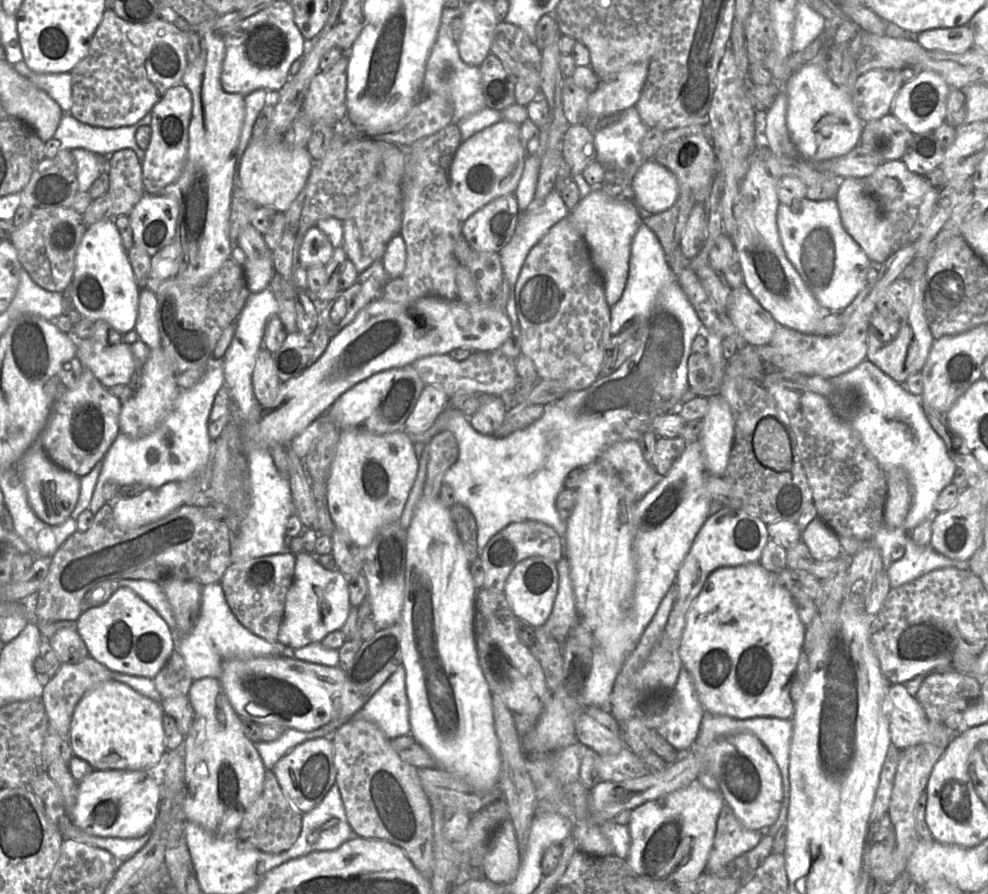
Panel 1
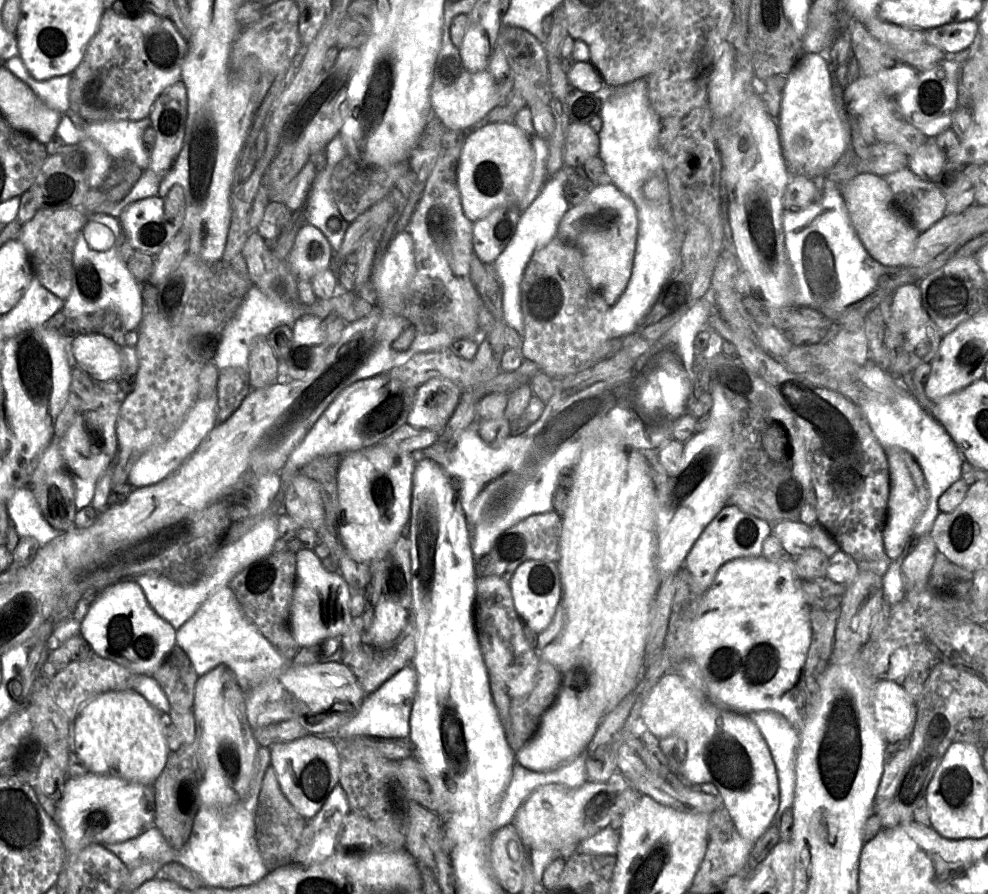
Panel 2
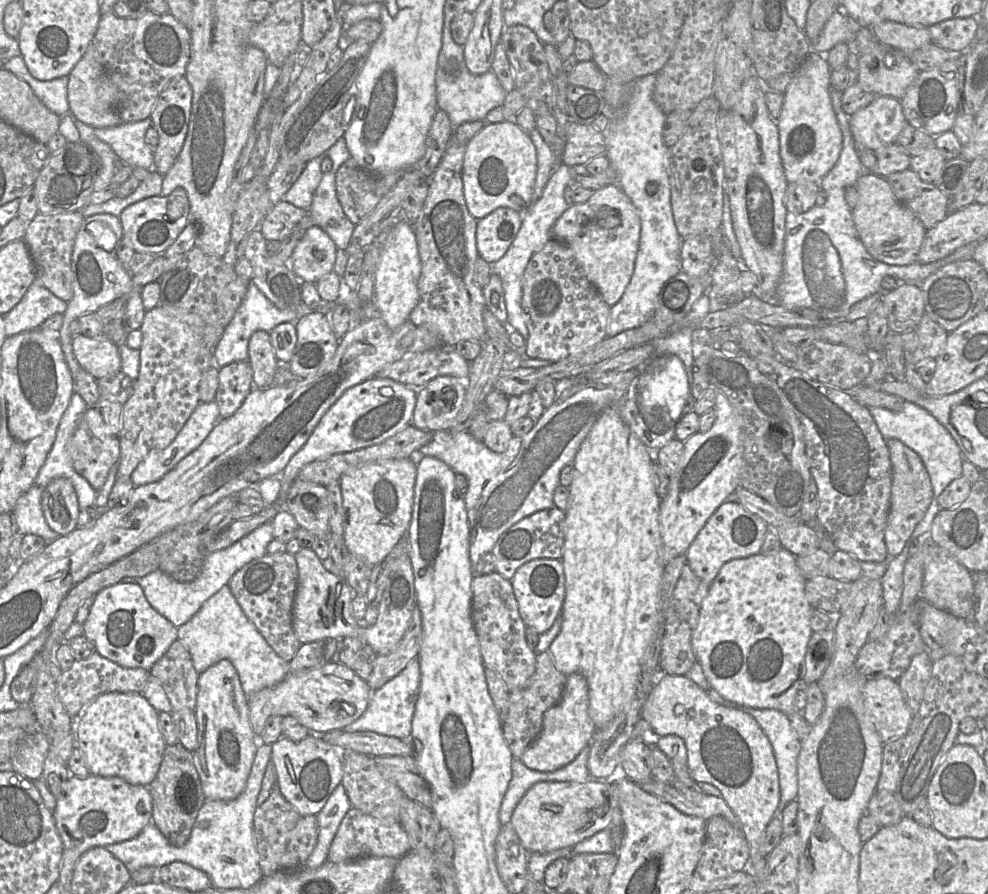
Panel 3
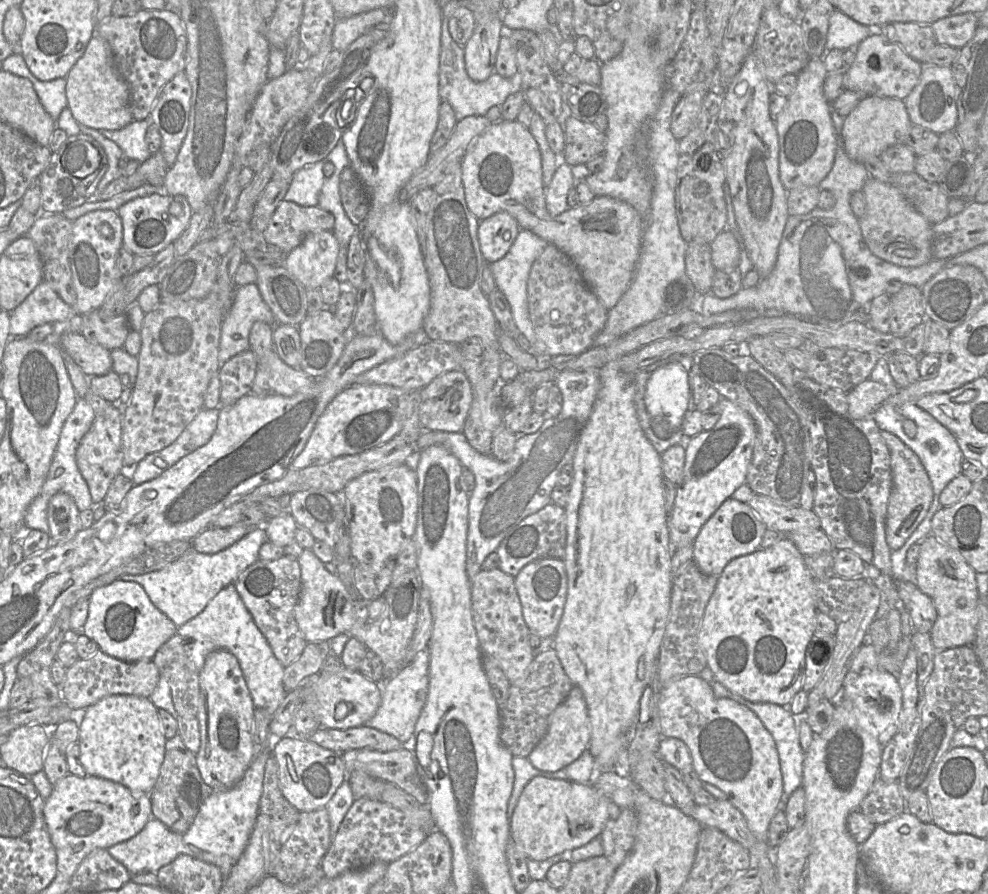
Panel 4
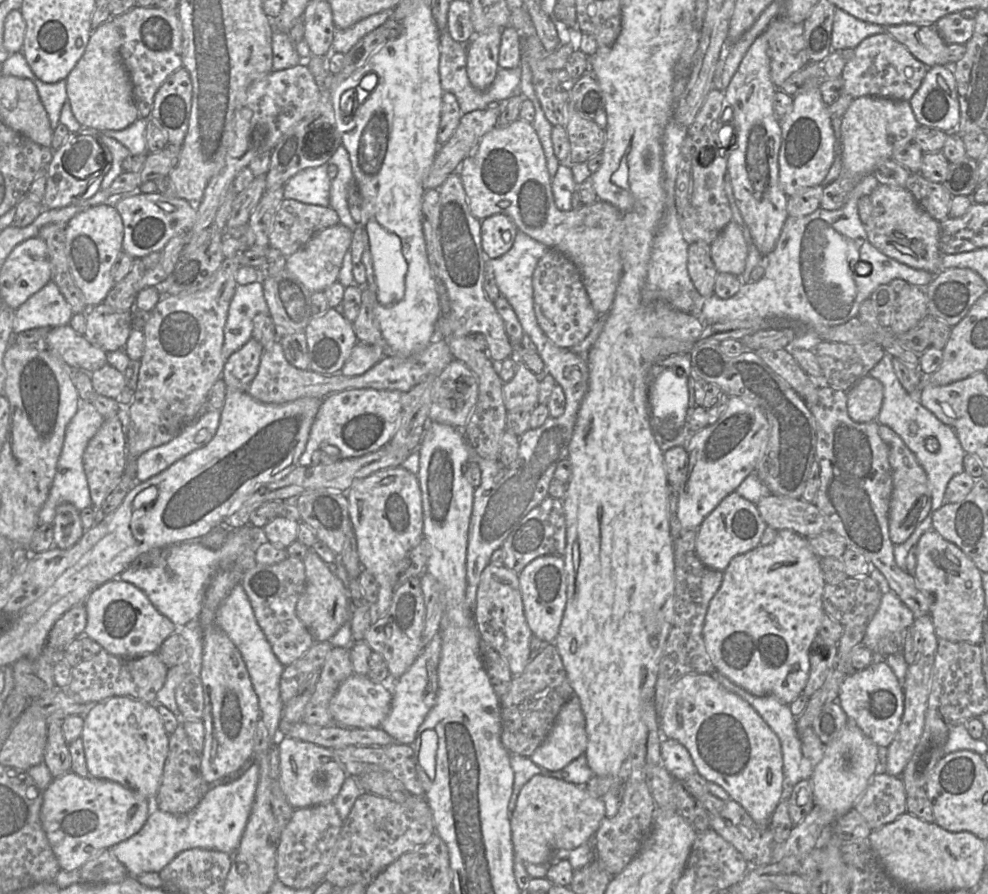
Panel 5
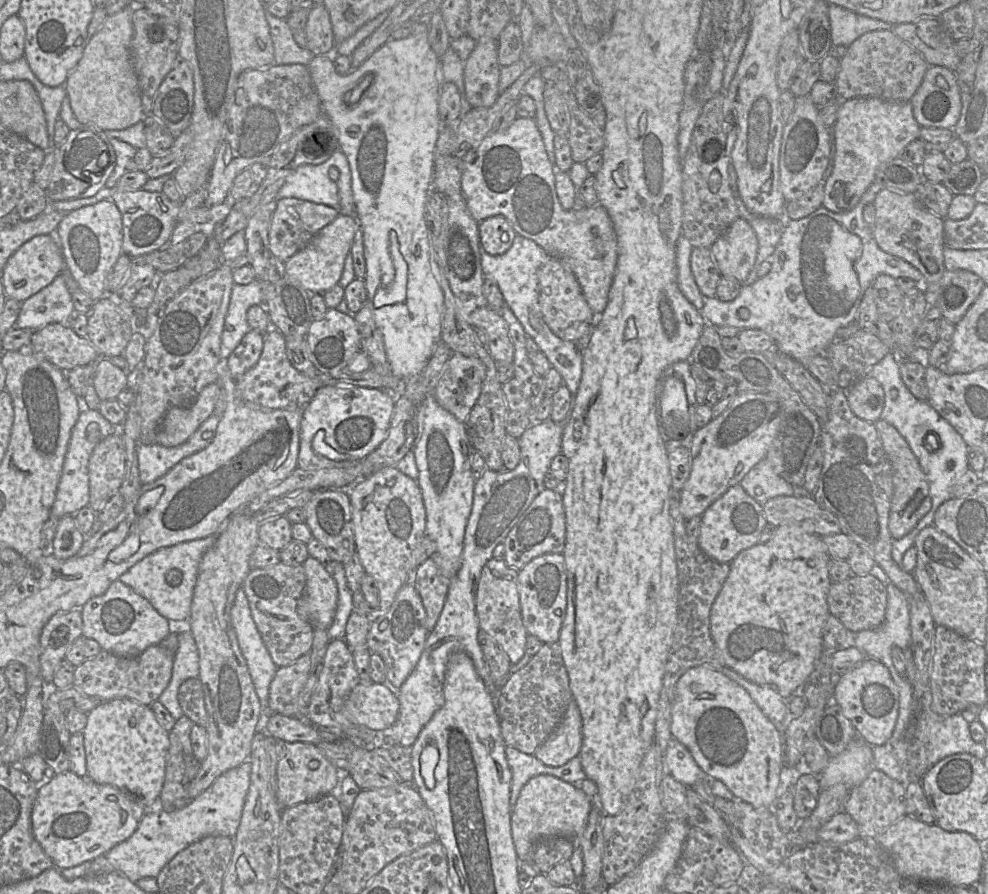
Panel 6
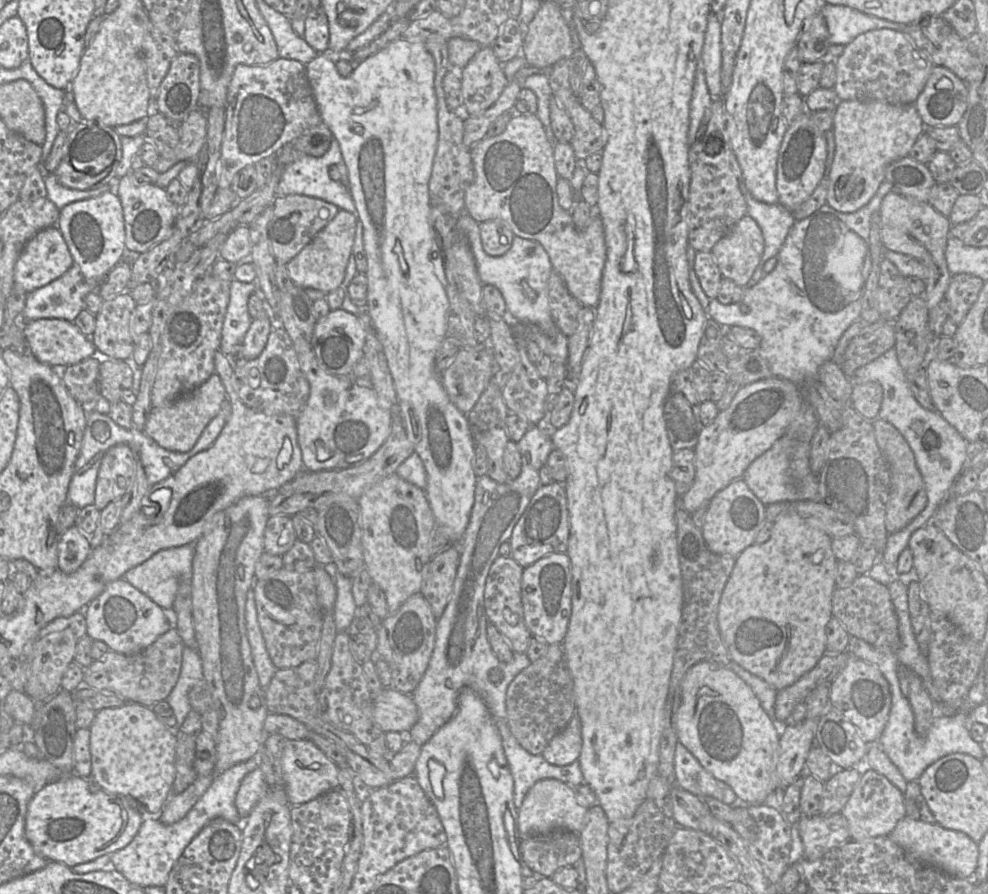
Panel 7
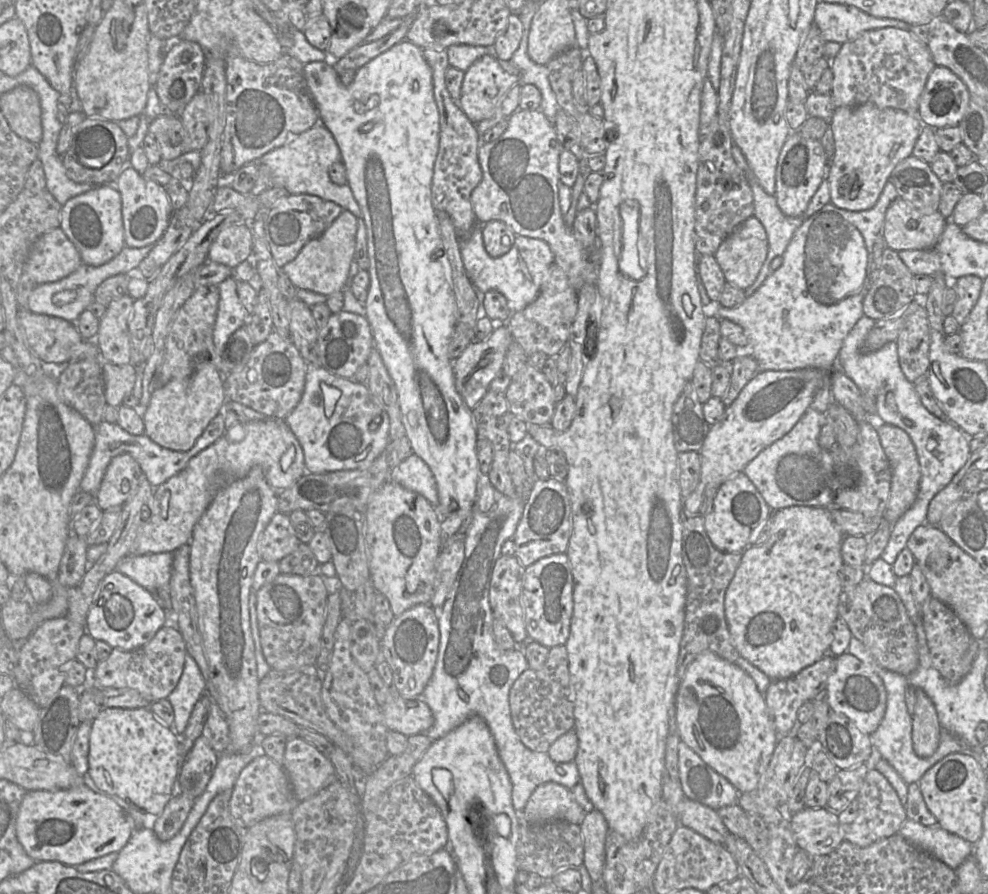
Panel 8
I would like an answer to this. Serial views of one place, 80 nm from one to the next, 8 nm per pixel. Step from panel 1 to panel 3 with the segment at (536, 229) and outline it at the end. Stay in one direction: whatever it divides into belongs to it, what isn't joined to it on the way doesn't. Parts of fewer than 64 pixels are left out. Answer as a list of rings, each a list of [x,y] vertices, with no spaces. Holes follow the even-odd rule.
[[[559,162],[544,187],[541,197],[535,200],[525,212],[521,213],[521,227],[507,252],[501,259],[491,264],[492,273],[497,274],[502,281],[508,315],[505,325],[510,330],[518,331],[525,342],[529,338],[529,332],[527,328],[527,315],[522,308],[522,279],[531,257],[539,252],[547,242],[554,239],[552,237],[553,225],[570,207],[564,198],[564,190],[571,182],[571,179],[571,168]]]

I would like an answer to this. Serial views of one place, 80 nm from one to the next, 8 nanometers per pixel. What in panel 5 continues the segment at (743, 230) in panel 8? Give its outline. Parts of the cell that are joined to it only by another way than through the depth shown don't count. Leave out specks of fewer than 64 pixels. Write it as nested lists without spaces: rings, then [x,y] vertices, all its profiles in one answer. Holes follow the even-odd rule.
[[[731,221],[710,245],[710,253],[718,273],[740,276],[745,269],[749,244],[740,226]]]

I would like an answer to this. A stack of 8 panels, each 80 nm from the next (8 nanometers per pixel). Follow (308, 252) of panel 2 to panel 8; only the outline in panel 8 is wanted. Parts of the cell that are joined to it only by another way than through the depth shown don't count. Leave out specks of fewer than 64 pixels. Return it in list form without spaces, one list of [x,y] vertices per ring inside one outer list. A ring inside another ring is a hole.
[[[343,210],[333,223],[318,237],[309,241],[298,256],[282,269],[298,289],[329,296],[342,291],[354,260],[358,219]]]

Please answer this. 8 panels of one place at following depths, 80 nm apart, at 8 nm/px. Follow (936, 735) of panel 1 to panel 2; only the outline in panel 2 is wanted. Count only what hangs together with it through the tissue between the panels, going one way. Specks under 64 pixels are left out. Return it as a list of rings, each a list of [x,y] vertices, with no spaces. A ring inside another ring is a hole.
[[[877,680],[873,704],[877,727],[887,743],[911,736],[917,717],[916,702],[901,684]]]

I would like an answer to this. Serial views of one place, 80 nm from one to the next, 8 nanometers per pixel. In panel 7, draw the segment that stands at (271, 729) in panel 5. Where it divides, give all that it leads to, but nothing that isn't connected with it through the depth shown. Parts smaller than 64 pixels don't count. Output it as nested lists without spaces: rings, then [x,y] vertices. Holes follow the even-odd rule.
[[[253,587],[247,592],[245,619],[253,663],[258,674],[260,686],[262,689],[266,689],[278,669],[269,656],[260,629]]]

